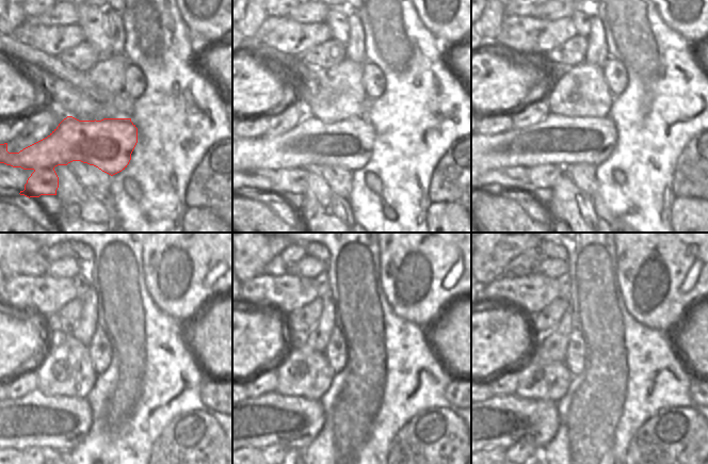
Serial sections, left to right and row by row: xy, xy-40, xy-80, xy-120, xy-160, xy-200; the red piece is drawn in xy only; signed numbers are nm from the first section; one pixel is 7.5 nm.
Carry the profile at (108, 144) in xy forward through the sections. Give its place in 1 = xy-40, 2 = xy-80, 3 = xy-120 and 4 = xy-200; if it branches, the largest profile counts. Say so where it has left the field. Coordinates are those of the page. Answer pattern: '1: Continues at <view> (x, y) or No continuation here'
1: Continues at xy-40 (312, 143)
2: Continues at xy-80 (538, 153)
3: Continues at xy-120 (57, 415)
4: Continues at xy-200 (530, 415)

